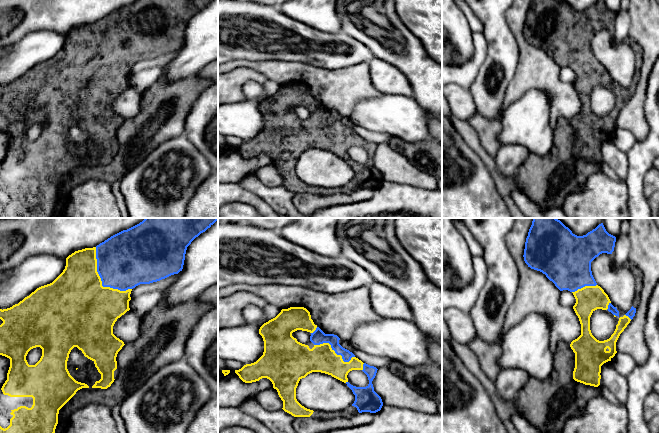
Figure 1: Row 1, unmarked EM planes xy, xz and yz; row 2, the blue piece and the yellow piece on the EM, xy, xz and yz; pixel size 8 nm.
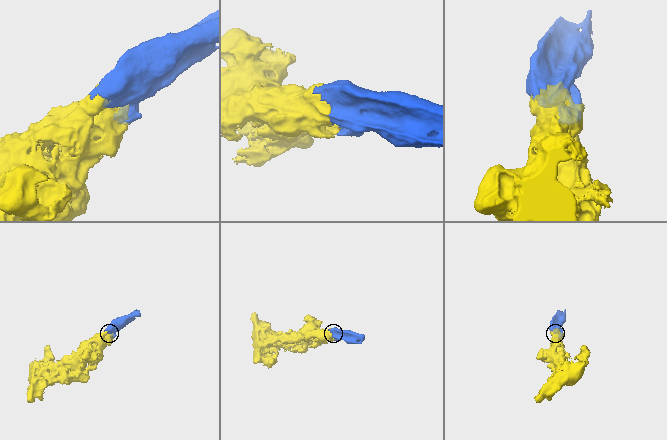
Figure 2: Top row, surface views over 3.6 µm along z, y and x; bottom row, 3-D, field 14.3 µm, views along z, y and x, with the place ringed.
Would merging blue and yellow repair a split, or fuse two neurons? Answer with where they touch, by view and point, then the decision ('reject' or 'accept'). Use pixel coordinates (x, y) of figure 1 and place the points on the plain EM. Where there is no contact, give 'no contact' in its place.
xy (101, 56) | accept

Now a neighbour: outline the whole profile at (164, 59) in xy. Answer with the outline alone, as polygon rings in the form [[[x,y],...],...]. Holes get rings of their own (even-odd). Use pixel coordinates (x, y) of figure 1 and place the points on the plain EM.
[[[178,50],[171,51],[165,55],[162,55],[157,58],[153,58],[150,60],[140,60],[132,65],[130,73],[137,73],[143,69],[151,68],[151,67],[160,67],[169,63],[177,54]]]

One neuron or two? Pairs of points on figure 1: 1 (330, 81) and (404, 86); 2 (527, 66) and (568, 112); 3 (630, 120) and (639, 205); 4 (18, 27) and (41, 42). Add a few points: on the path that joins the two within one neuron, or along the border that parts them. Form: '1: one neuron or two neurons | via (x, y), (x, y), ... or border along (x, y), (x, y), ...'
1: two neurons | border along (367, 63), (370, 69), (372, 84), (383, 93)
2: one neuron | via (539, 75), (564, 100)
3: two neurons | border along (648, 131), (648, 134), (637, 142)
4: two neurons | border along (51, 29), (31, 31), (10, 45)

